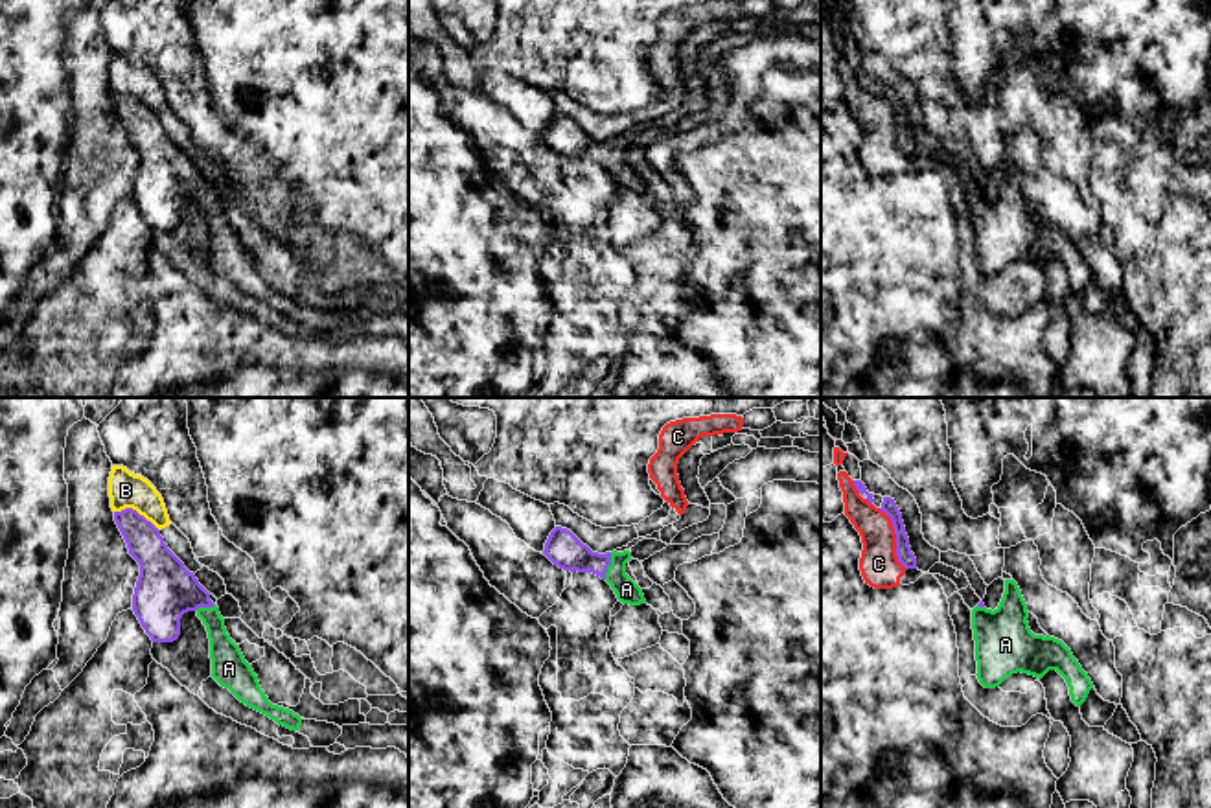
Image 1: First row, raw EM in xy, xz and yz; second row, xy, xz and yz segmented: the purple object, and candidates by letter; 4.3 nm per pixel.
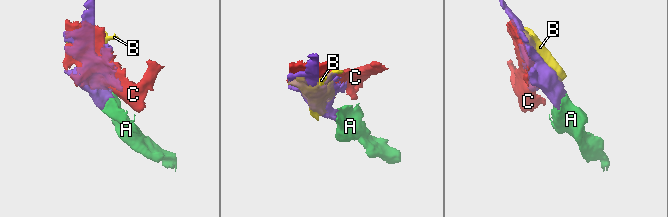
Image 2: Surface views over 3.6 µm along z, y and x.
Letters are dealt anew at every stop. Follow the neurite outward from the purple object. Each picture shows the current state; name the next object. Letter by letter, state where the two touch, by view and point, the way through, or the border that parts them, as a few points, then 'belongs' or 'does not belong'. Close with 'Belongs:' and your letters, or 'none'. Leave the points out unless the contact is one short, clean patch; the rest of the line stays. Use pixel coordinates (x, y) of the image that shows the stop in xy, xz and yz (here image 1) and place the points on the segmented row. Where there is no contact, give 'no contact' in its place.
A: meets purple in xz at (610, 564); runs through xz (564, 549), (588, 562), (610, 564), (626, 589); belongs
B: meets purple in xy at (135, 510); does not belong
C: meets purple in yz at (897, 538); does not belong
Belongs: A

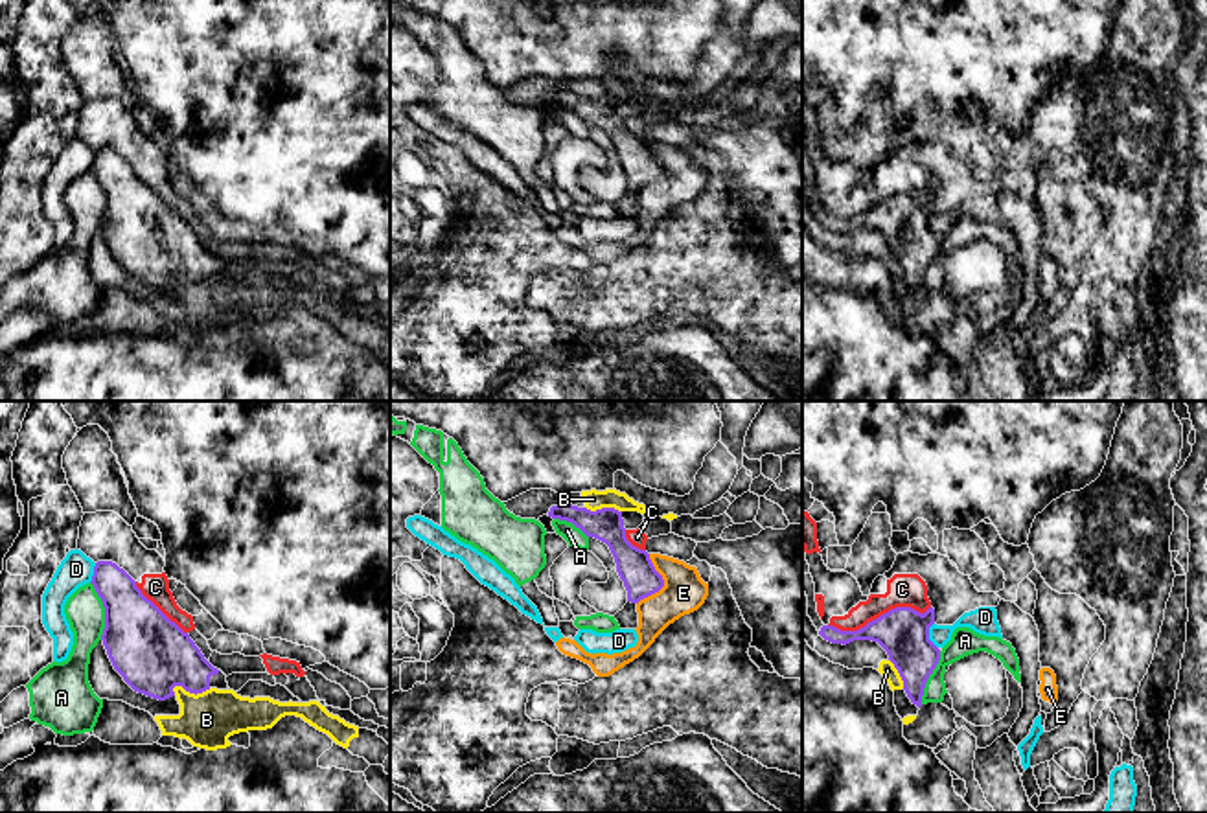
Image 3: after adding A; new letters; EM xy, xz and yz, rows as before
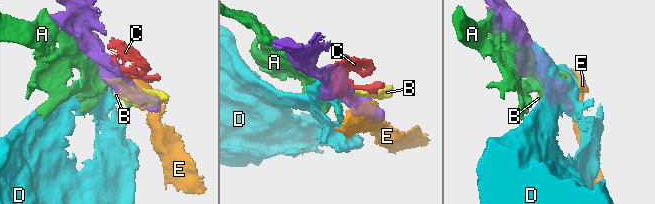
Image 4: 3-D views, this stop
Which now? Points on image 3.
A: meets purple in xy at (105, 611); does not belong
B: meets purple in xy at (190, 692); does not belong
C: meets purple in yz at (880, 617); does not belong
D: meets purple in yz at (928, 635); does not belong
E: meets purple in xz at (663, 583); does not belong
Belongs: none

